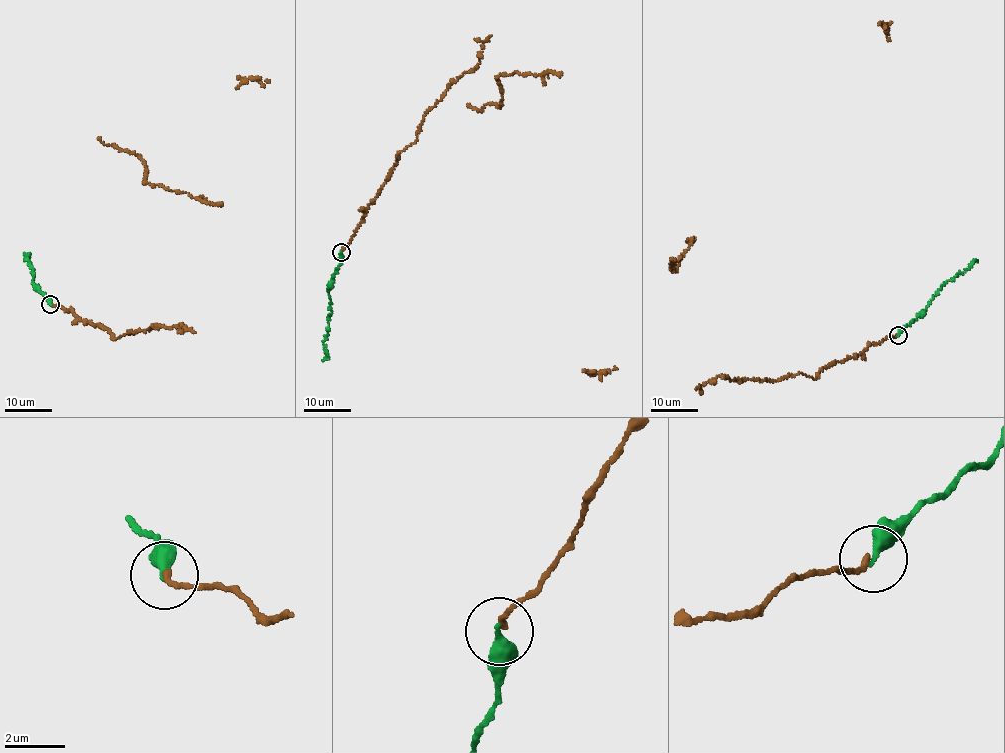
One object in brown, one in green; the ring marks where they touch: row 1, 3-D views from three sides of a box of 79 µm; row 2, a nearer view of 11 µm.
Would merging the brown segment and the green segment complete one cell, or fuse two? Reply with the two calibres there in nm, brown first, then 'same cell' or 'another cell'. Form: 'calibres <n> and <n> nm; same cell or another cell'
calibres 190 and 380 nm; same cell

